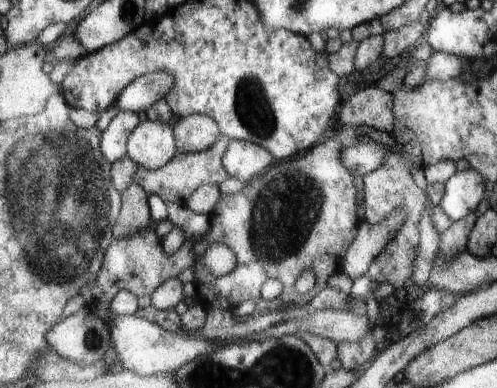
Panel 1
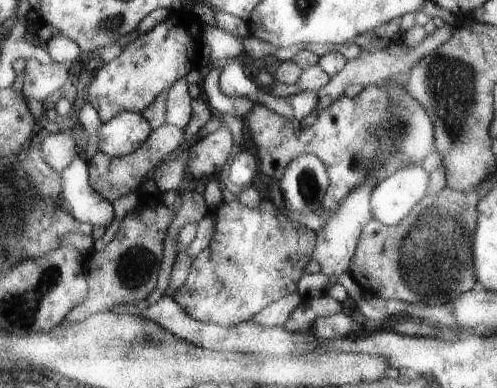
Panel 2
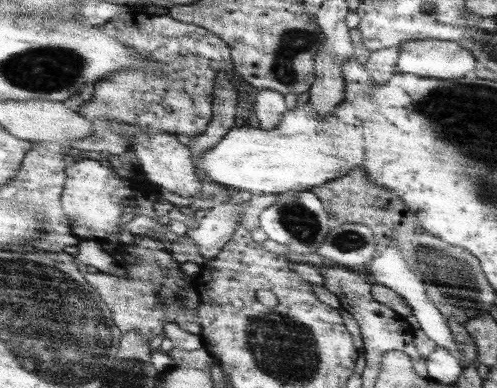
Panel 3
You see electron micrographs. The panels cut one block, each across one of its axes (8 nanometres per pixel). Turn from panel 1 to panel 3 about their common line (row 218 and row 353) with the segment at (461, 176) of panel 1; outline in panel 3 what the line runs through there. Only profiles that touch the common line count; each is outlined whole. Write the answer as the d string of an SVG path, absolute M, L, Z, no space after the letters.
M393 240L389 242L387 248L383 248L383 252L381 252L377 258L371 258L365 266L361 266L359 272L363 272L365 276L369 276L373 284L381 284L381 286L387 286L387 288L391 288L393 292L397 292L397 296L399 296L401 300L405 300L405 304L411 308L411 314L415 316L415 320L417 320L417 324L419 324L419 330L421 330L429 340L433 340L433 342L437 344L437 348L447 348L447 352L451 352L451 354L461 362L463 370L467 368L467 364L465 364L467 360L463 360L461 350L457 348L457 344L455 344L455 340L453 340L453 332L451 332L451 328L447 326L447 320L445 320L445 318L441 316L441 312L427 300L421 280L409 270L409 264L407 264L405 258L397 252L397 246L393 244Z

